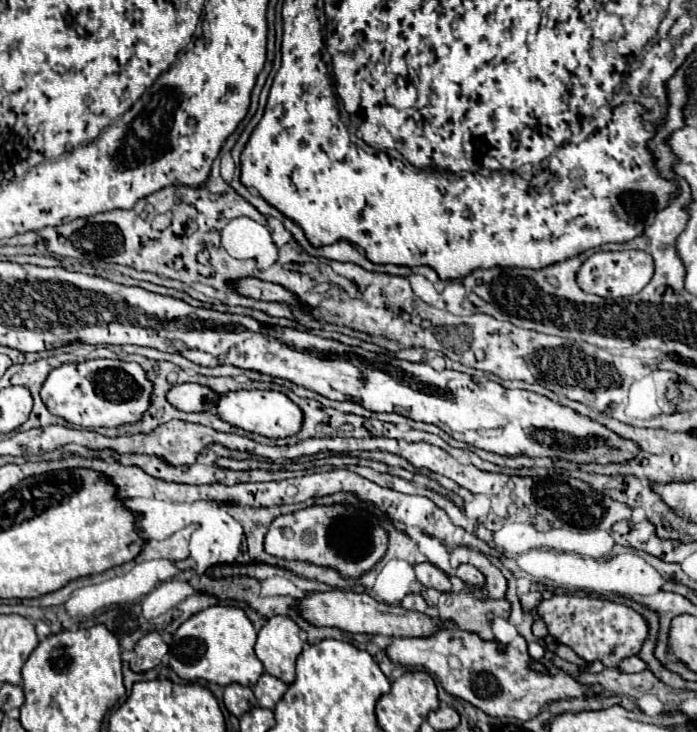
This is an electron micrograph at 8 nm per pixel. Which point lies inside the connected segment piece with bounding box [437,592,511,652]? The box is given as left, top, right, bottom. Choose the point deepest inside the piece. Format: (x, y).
(468, 613)

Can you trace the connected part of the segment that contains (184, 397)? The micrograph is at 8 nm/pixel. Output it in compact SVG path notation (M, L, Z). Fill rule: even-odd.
M181 384L169 390L167 400L177 410L183 410L183 412L209 412L209 410L215 410L219 394L213 392L209 386Z

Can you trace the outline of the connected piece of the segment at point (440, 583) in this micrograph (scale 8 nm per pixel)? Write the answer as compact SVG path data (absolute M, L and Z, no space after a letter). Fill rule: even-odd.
M417 564L415 574L417 574L417 580L425 588L435 588L439 592L451 592L449 578L439 568L435 568L433 564Z

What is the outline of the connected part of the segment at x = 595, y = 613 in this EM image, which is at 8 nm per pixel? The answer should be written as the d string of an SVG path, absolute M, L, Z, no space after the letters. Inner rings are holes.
M553 594L551 598L543 598L539 602L537 614L547 624L547 630L555 642L569 646L579 658L587 662L601 660L607 668L617 666L623 658L635 656L641 650L649 630L647 622L633 608L591 596Z

